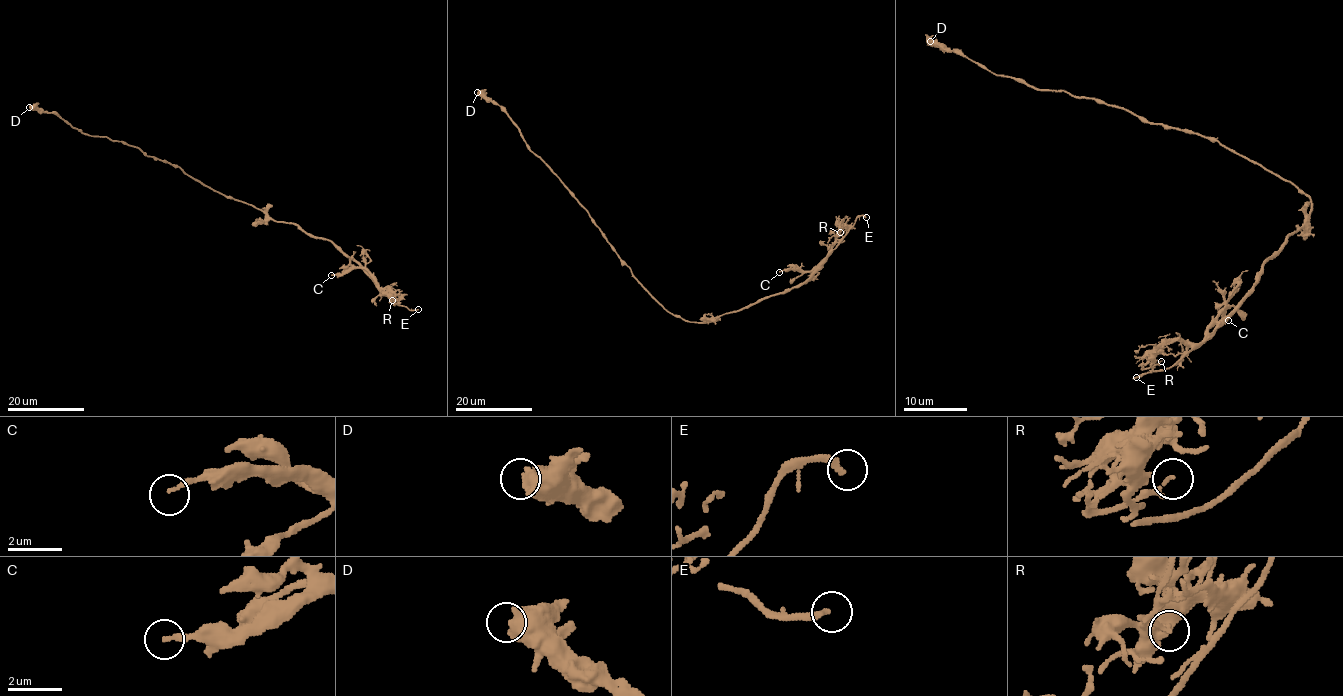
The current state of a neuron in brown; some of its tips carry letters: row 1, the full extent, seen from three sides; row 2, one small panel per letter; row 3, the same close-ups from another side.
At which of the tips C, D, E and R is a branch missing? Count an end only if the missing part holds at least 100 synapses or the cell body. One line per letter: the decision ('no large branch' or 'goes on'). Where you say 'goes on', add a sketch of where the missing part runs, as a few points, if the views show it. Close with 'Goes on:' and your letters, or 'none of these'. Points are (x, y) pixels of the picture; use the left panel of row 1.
C: no large branch
D: no large branch
E: goes on; missing branch runs (418, 309), (434, 299), (441, 300), (436, 297)
R: no large branch
Goes on: E

